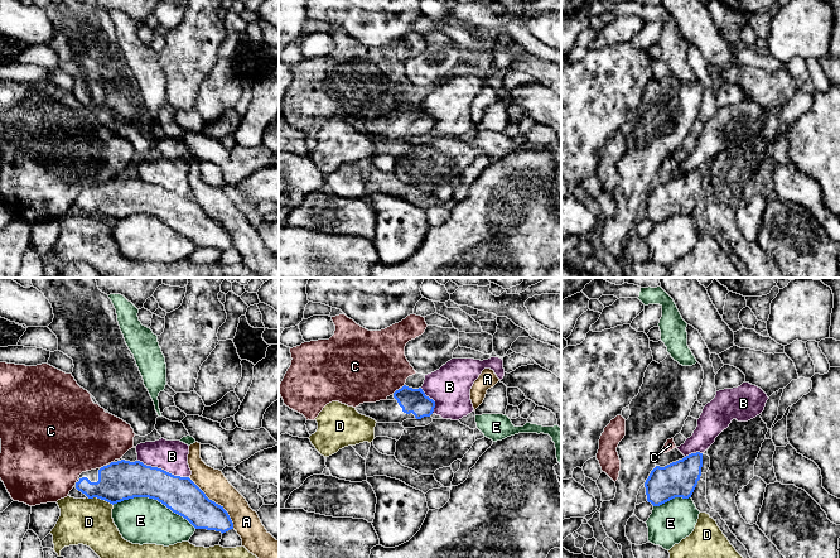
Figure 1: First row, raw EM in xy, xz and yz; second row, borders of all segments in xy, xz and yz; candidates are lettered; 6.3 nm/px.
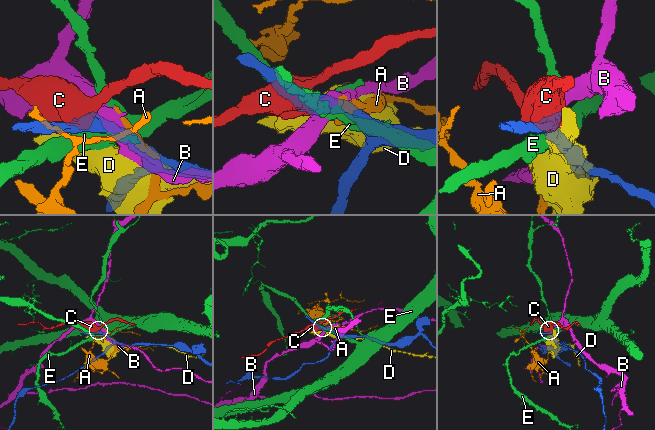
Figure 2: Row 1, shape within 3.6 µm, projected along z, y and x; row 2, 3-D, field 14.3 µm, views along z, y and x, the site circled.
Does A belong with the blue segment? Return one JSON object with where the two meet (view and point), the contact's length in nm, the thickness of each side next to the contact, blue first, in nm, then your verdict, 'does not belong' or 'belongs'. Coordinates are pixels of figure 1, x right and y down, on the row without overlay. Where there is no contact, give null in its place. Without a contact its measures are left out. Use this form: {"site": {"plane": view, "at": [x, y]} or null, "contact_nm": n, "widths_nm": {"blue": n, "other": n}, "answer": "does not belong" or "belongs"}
{"site": {"plane": "xy", "at": [215, 220]}, "contact_nm": 440, "widths_nm": {"blue": 220, "other": 170}, "answer": "does not belong"}

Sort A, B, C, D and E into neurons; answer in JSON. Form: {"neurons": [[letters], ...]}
{"neurons": [["A"], ["B"], ["C"], ["D"], ["E"]]}

